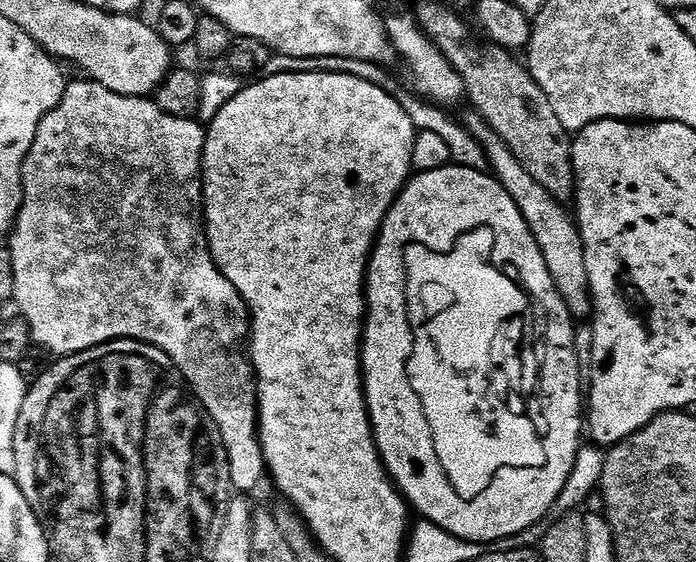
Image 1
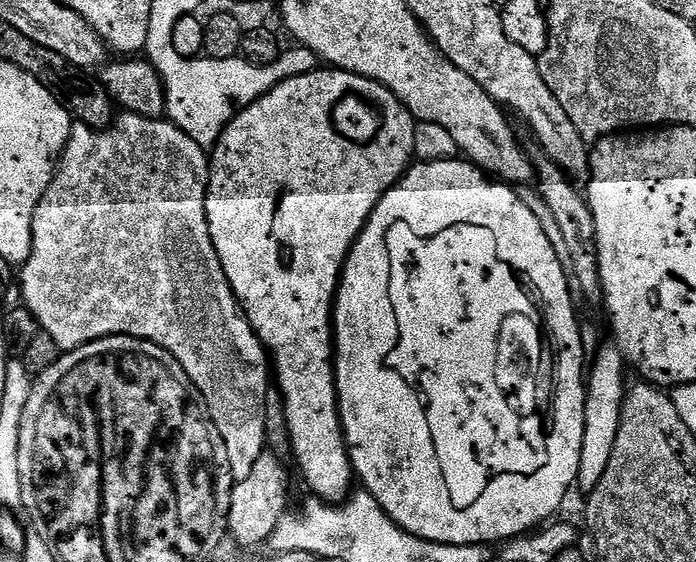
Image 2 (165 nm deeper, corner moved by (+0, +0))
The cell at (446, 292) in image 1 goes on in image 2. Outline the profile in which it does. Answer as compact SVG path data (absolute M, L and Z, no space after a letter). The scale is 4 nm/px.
M464 158L451 160L429 160L416 162L401 176L395 188L389 188L385 196L378 202L376 209L370 214L360 237L352 243L347 258L344 259L344 271L340 274L340 284L336 290L334 307L332 310L332 331L334 333L334 371L336 374L336 405L340 411L340 429L344 432L344 444L348 447L348 457L352 463L352 470L359 487L369 492L382 506L382 510L393 520L403 532L414 534L431 544L478 544L481 546L499 545L516 539L539 529L545 522L551 521L552 516L560 508L568 487L576 484L576 471L580 465L582 450L582 434L584 433L584 397L586 395L586 355L580 337L580 323L576 318L576 308L572 305L570 277L564 272L558 262L558 255L550 246L549 239L542 234L542 227L538 219L530 212L529 207L522 202L519 191L515 187L489 178L475 164Z

